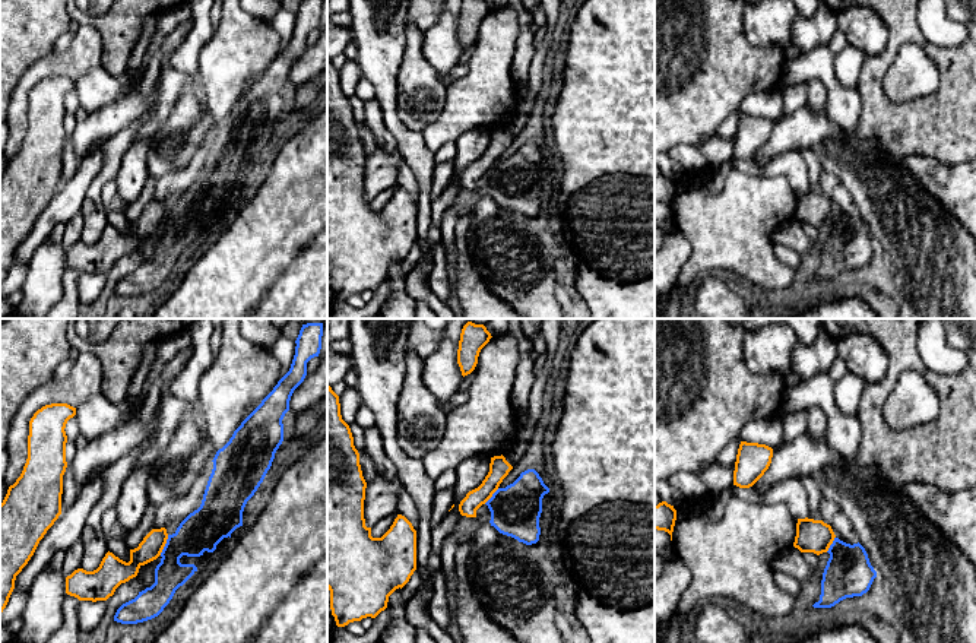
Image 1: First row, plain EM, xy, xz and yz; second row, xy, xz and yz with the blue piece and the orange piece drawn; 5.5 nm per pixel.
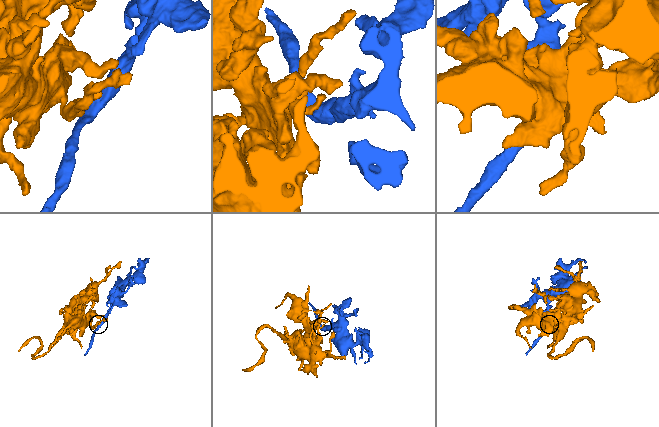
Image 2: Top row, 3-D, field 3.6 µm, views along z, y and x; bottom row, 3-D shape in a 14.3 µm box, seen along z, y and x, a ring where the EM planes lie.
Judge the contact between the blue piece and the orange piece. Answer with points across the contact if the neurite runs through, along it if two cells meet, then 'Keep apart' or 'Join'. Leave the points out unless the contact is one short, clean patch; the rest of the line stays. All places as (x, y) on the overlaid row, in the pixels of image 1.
Path across: xy (205, 528), (180, 544), (165, 545), (151, 547). Join

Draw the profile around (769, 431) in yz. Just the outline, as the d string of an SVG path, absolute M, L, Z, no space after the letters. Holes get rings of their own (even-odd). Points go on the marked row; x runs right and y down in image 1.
M780 414L750 421L741 434L741 441L766 444L773 450L783 446L783 440L785 434Z

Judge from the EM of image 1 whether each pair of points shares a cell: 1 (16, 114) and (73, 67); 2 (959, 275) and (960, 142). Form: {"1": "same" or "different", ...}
{"1": "same", "2": "different"}

